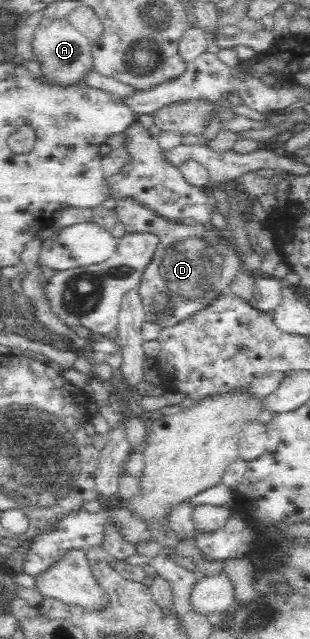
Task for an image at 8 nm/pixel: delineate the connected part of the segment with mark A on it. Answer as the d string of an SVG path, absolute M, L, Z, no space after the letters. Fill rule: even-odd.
M43 18L35 28L32 40L32 56L42 70L42 76L36 79L38 84L46 84L50 88L68 88L84 84L95 70L91 50L92 41L72 27L67 18L64 20Z

